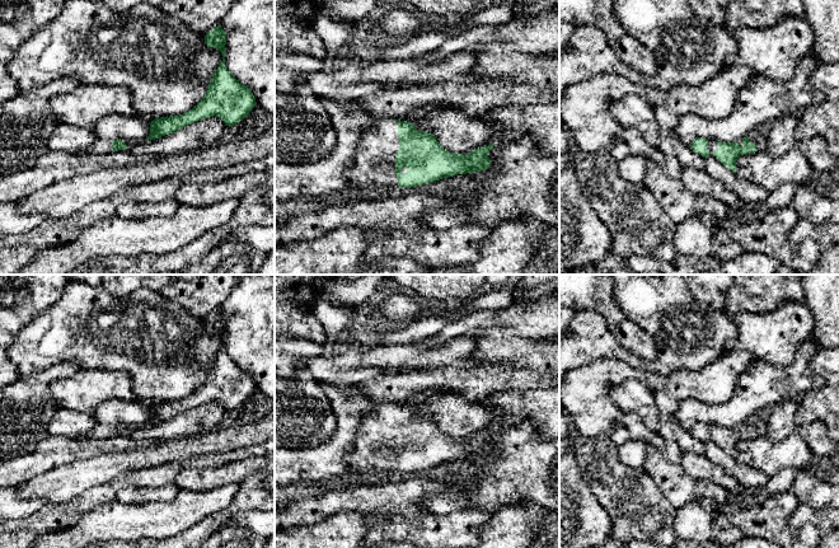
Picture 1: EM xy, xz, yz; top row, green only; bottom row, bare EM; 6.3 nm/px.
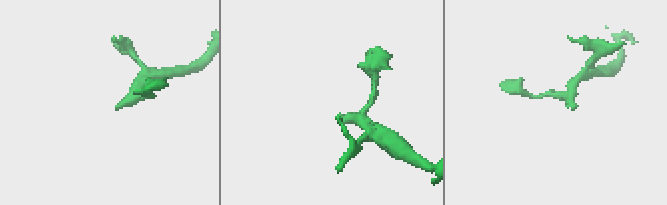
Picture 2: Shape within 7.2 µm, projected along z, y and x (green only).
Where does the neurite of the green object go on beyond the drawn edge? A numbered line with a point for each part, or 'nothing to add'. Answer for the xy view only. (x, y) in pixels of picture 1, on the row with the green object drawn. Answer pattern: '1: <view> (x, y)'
1: xy (99, 146)

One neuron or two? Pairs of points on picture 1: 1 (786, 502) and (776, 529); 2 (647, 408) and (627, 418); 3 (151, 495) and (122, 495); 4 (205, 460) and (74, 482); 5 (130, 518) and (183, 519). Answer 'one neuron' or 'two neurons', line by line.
1: one neuron
2: two neurons
3: one neuron
4: two neurons
5: one neuron

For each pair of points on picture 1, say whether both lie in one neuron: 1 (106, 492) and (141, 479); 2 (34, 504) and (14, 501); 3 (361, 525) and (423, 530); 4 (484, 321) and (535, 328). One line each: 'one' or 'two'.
1: one
2: one
3: two
4: one

